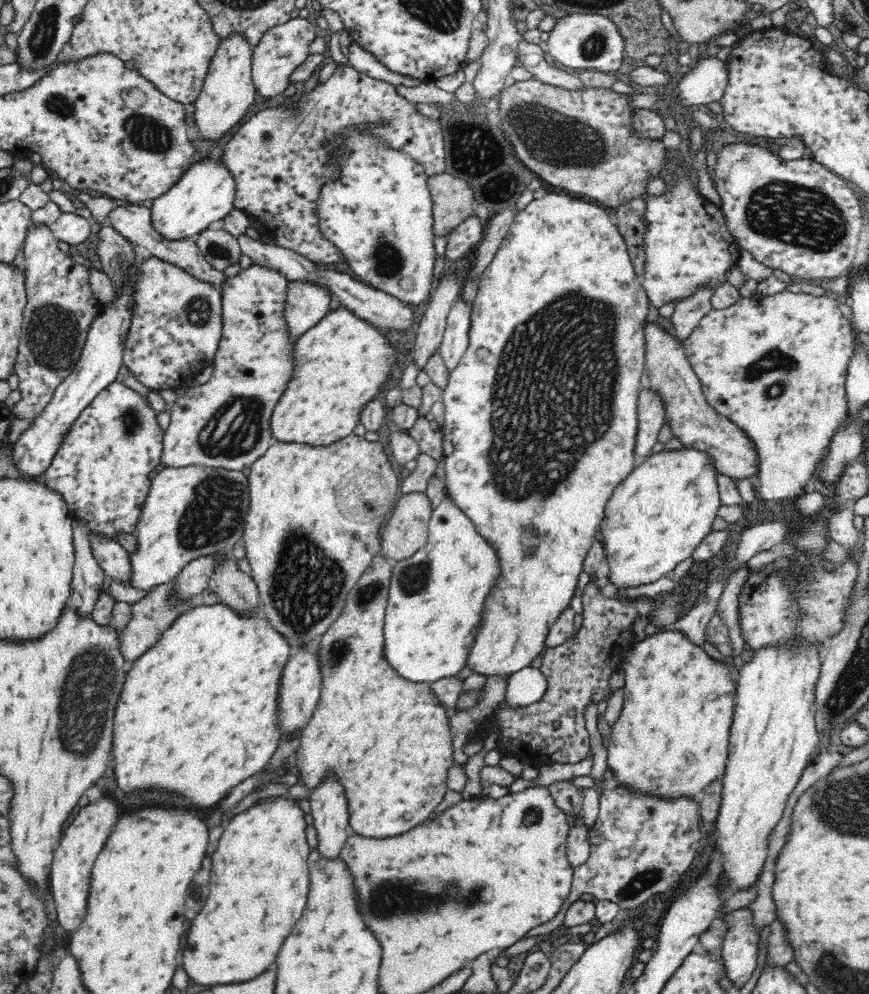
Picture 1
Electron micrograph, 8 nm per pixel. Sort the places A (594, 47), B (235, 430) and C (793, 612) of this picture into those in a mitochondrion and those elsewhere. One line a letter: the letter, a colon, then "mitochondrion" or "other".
A: mitochondrion
B: mitochondrion
C: other

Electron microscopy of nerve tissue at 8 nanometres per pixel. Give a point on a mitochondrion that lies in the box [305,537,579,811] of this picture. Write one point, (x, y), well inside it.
(413, 578)

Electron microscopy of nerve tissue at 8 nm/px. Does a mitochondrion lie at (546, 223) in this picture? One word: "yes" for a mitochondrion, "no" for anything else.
no

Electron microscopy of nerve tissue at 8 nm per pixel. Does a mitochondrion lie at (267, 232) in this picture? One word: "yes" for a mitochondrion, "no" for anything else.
no

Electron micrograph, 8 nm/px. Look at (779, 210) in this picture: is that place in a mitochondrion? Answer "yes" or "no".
yes

